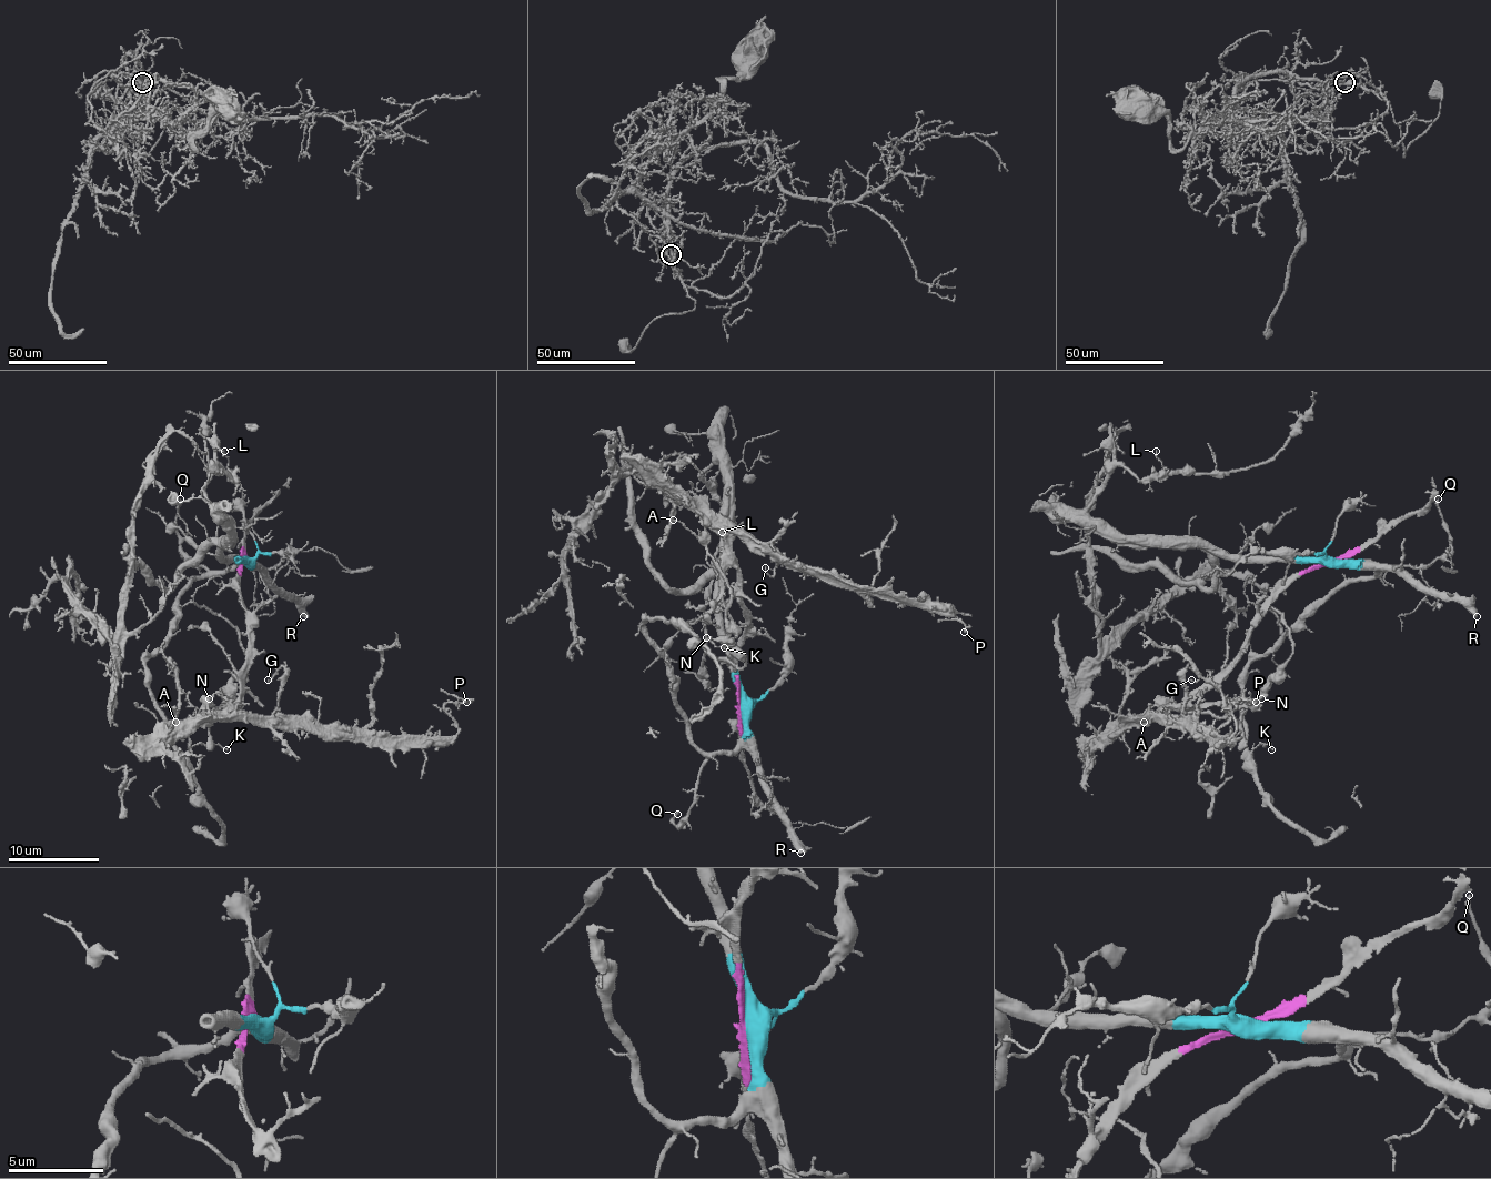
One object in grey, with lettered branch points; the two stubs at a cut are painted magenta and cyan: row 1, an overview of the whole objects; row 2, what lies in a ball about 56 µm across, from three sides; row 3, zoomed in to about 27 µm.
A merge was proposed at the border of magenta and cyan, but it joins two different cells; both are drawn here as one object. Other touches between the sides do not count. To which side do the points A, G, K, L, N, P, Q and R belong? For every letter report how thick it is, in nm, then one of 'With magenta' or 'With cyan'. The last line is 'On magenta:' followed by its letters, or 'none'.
A: Thickness 120 nm. With magenta
G: Thickness 130 nm. With magenta
K: Thickness 120 nm. With cyan
L: Thickness 90 nm. With cyan
N: Thickness 160 nm. With magenta
P: Thickness 150 nm. With magenta
Q: Thickness 170 nm. With cyan
R: Thickness 480 nm. With cyan
On magenta: A, G, N, P

